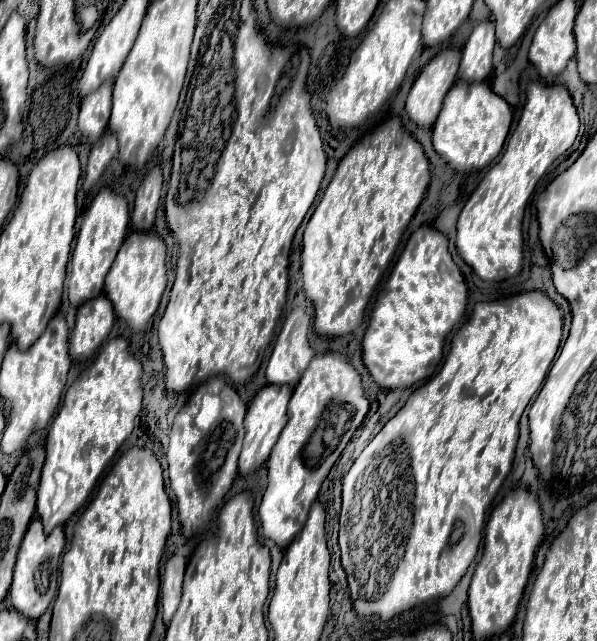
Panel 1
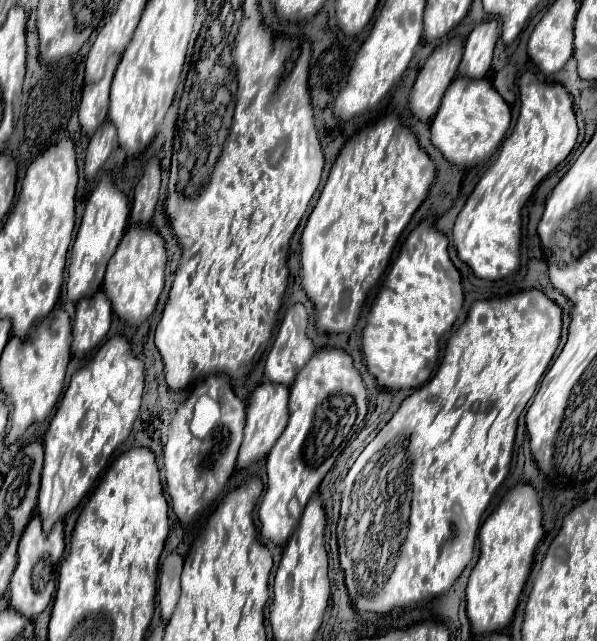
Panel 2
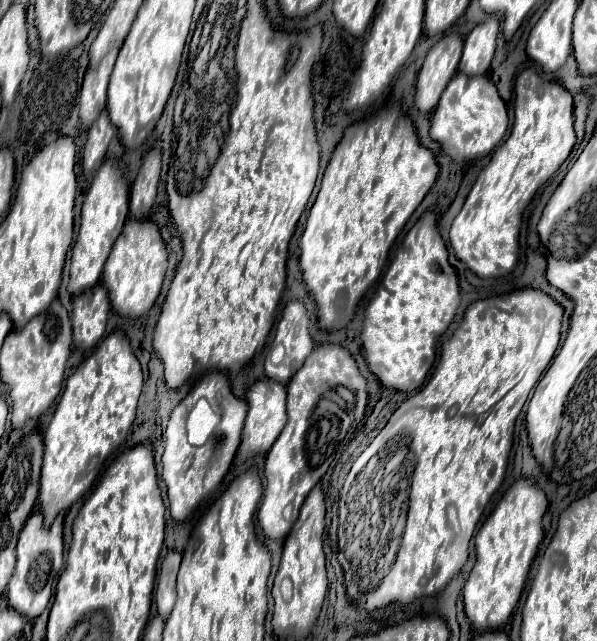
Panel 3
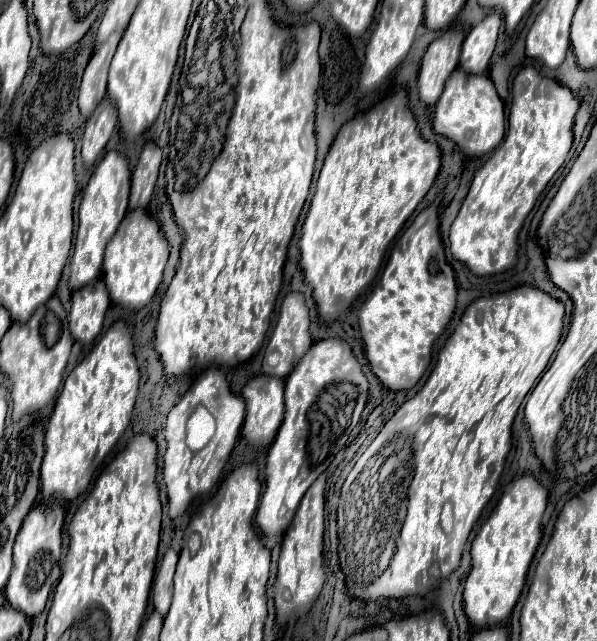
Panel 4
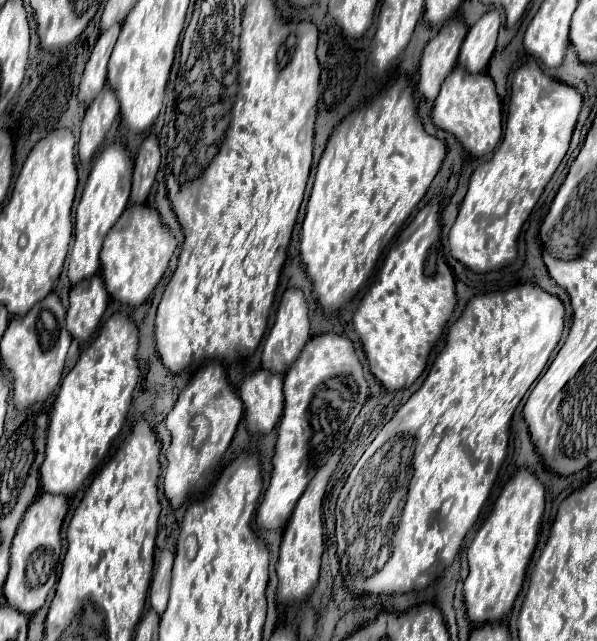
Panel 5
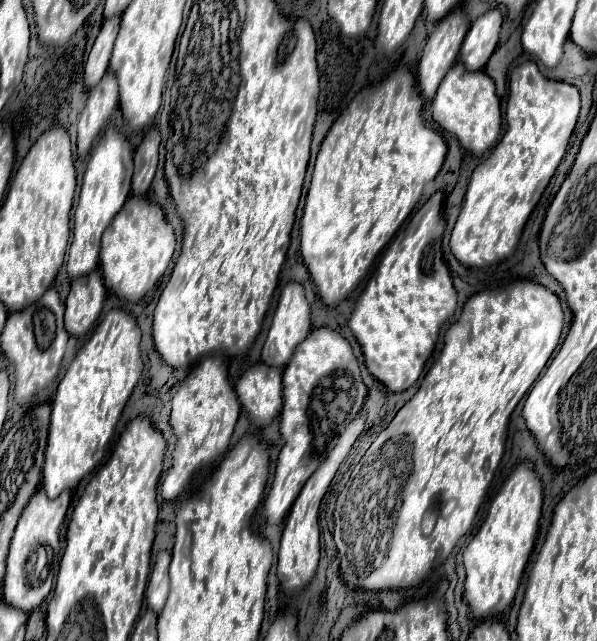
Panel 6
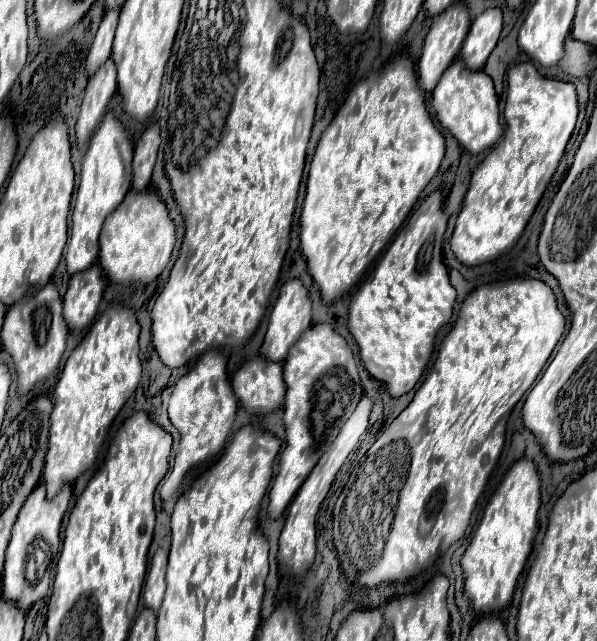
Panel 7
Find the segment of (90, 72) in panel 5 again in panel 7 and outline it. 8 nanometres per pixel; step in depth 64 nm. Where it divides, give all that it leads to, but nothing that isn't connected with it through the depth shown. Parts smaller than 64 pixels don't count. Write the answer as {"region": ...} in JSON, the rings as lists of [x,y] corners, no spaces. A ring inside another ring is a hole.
{"region":[[[112,8],[112,10],[104,12],[104,18],[102,18],[102,22],[98,26],[96,38],[92,42],[92,48],[90,48],[90,54],[88,54],[88,60],[86,60],[88,74],[96,72],[96,68],[110,56],[114,30],[116,30],[116,24],[118,24],[118,12],[120,12],[118,8]]]}

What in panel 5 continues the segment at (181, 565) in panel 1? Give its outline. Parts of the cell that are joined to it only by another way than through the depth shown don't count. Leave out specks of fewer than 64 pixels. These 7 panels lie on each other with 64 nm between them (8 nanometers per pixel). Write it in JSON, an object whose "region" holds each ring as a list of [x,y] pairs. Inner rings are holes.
{"region":[[[162,550],[158,566],[156,566],[152,582],[150,582],[150,606],[158,614],[162,614],[166,610],[166,604],[168,604],[172,562],[174,562],[174,554],[170,550]]]}

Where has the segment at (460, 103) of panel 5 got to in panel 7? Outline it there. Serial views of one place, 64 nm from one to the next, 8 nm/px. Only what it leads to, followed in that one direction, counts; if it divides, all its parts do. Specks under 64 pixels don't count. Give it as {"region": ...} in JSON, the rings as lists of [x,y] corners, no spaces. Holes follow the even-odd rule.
{"region":[[[454,60],[436,88],[432,90],[432,108],[436,112],[438,122],[466,148],[470,154],[480,154],[486,148],[494,146],[502,136],[500,114],[498,114],[498,98],[494,92],[492,78],[482,70],[466,68],[464,60]]]}

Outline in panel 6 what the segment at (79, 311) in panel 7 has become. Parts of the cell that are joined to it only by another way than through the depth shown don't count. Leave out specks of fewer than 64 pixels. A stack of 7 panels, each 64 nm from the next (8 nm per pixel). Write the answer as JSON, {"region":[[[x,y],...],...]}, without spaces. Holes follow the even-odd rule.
{"region":[[[100,270],[80,276],[80,280],[72,280],[64,314],[64,324],[70,334],[84,336],[96,324],[102,312],[104,294],[106,286]]]}

